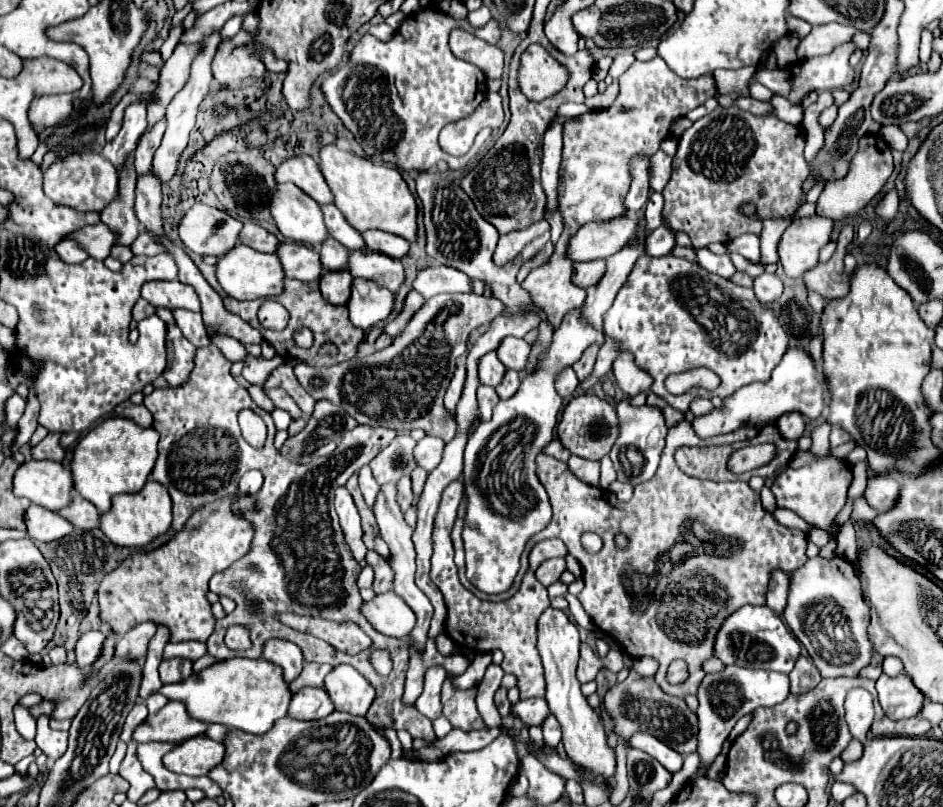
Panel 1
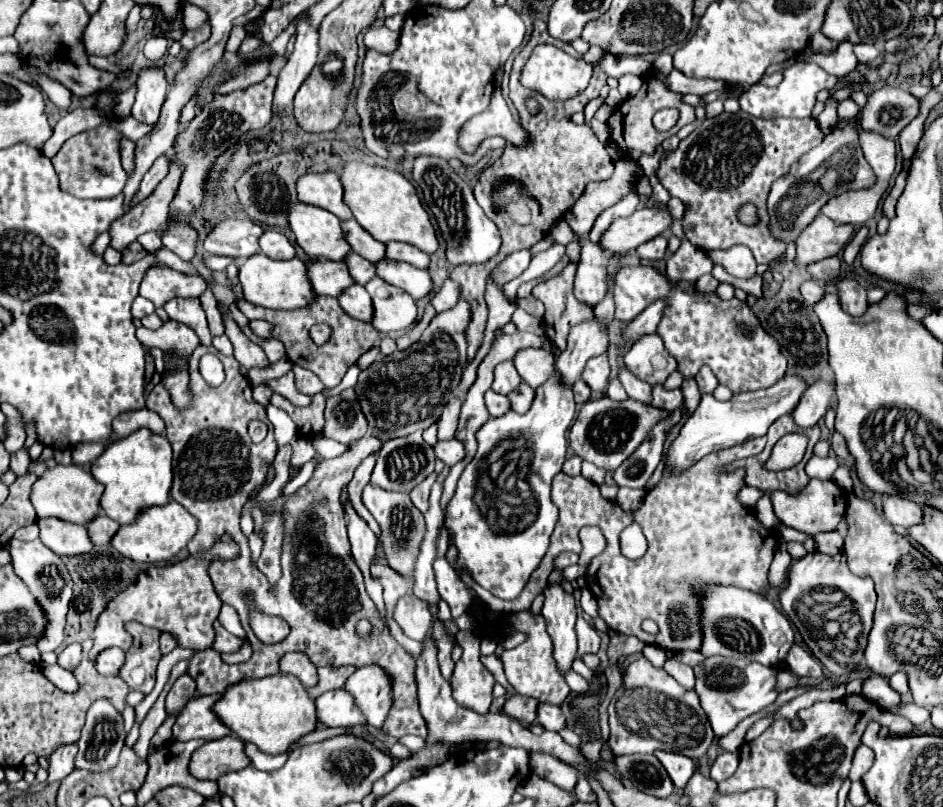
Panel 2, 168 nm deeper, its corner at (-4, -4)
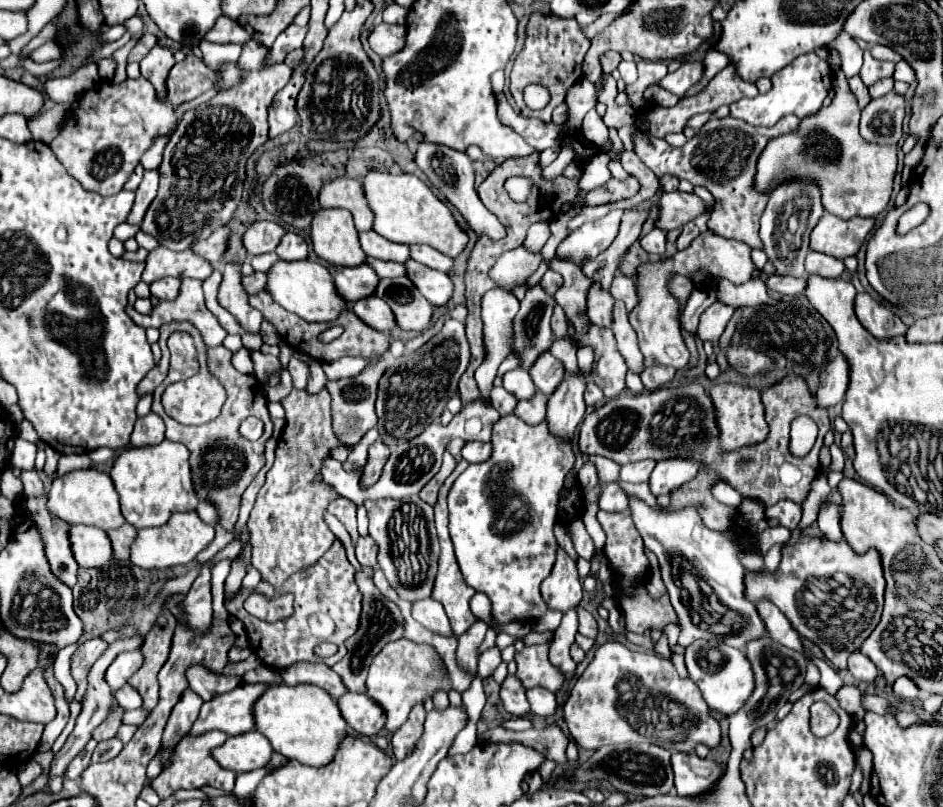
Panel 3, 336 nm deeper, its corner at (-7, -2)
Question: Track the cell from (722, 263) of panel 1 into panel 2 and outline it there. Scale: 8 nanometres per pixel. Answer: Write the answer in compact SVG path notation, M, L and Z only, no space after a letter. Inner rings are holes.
M704 275L704 277L700 277L700 279L696 281L696 293L708 295L708 293L714 293L716 287L718 287L718 281L716 281L712 275Z

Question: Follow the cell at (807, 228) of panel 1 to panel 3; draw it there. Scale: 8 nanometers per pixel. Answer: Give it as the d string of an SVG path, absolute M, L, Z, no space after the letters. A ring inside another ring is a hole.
M825 213L819 225L815 227L815 233L811 233L809 247L811 251L819 251L819 253L825 253L837 259L845 259L859 251L867 233L873 229L873 225L875 225L875 219L855 217L855 219L843 221L831 213Z

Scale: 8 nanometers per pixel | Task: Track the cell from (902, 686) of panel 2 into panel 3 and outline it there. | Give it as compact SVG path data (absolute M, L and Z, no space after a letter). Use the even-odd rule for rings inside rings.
M899 677L895 683L893 683L893 691L903 697L903 699L917 699L919 697L919 689L917 685L909 679L909 677Z

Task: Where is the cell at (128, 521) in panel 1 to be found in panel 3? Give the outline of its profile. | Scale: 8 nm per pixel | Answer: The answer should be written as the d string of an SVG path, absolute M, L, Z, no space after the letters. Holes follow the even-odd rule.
M183 511L169 517L169 521L161 527L139 529L135 541L131 543L131 563L143 569L165 569L175 565L185 565L197 557L201 549L205 549L215 535L213 525L207 525L199 519L195 511Z

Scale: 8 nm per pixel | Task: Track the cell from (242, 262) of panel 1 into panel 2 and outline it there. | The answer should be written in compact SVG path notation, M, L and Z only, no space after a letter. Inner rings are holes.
M262 253L252 255L244 265L240 265L240 283L246 301L268 309L300 309L300 307L308 307L316 297L310 287L308 267L298 257L290 261L274 261Z

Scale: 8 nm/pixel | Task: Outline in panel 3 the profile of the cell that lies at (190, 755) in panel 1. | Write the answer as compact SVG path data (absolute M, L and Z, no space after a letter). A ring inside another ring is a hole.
M249 731L249 733L229 737L223 745L211 749L213 761L219 767L235 773L265 767L271 759L271 753L273 749L267 737L263 737L259 731Z

